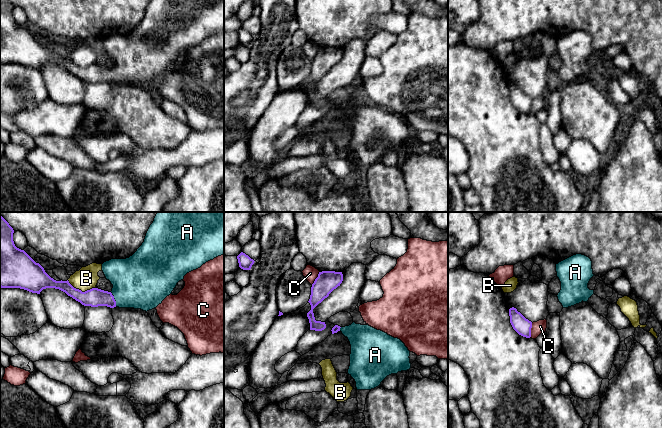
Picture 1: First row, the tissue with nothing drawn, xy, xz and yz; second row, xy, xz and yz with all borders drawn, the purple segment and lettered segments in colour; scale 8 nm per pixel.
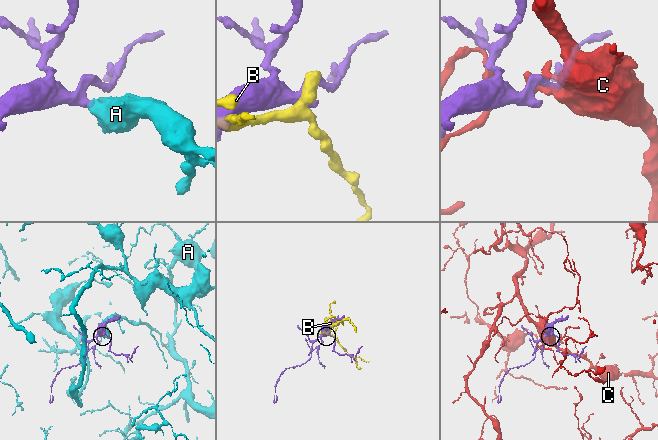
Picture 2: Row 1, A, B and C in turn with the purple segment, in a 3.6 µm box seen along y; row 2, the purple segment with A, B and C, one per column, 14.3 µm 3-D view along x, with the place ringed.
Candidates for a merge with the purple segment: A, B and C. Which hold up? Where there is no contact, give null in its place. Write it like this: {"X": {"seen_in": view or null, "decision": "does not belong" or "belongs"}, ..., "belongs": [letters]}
{"A": {"seen_in": "xy", "decision": "belongs"}, "B": {"seen_in": "xy", "decision": "does not belong"}, "C": {"seen_in": "yz", "decision": "does not belong"}, "belongs": ["A"]}

